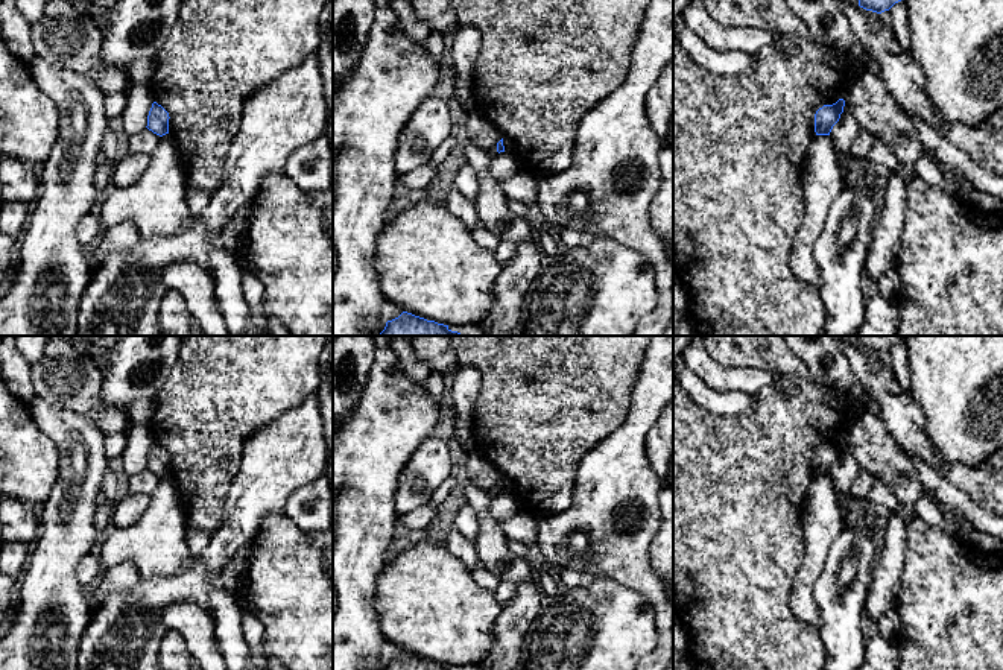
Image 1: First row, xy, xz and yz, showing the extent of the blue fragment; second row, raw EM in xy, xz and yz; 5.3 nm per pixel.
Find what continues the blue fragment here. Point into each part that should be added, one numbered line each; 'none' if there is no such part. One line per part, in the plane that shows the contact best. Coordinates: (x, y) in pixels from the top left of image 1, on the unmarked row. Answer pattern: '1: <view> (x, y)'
none

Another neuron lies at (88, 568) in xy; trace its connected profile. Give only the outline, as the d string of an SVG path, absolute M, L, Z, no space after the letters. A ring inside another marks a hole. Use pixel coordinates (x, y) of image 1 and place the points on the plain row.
M93 553L85 555L78 564L78 579L82 586L97 582L102 567Z

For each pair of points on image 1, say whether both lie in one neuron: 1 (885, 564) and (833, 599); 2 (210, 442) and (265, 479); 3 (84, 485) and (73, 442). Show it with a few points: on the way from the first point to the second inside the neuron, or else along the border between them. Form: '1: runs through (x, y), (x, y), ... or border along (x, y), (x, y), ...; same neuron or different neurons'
1: border along (879, 538), (879, 555), (873, 567), (863, 608); different neurons
2: border along (256, 430), (243, 442), (240, 464), (225, 496); different neurons
3: runs through (81, 474), (81, 453); same neuron

